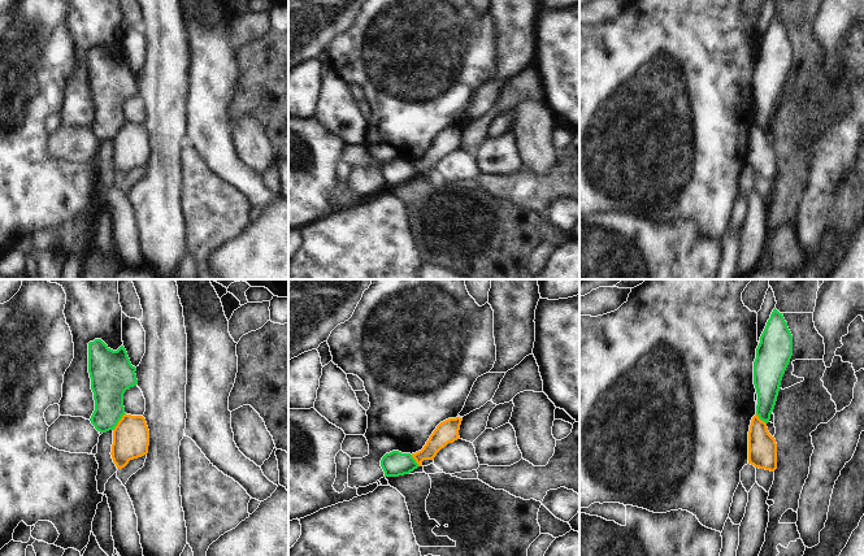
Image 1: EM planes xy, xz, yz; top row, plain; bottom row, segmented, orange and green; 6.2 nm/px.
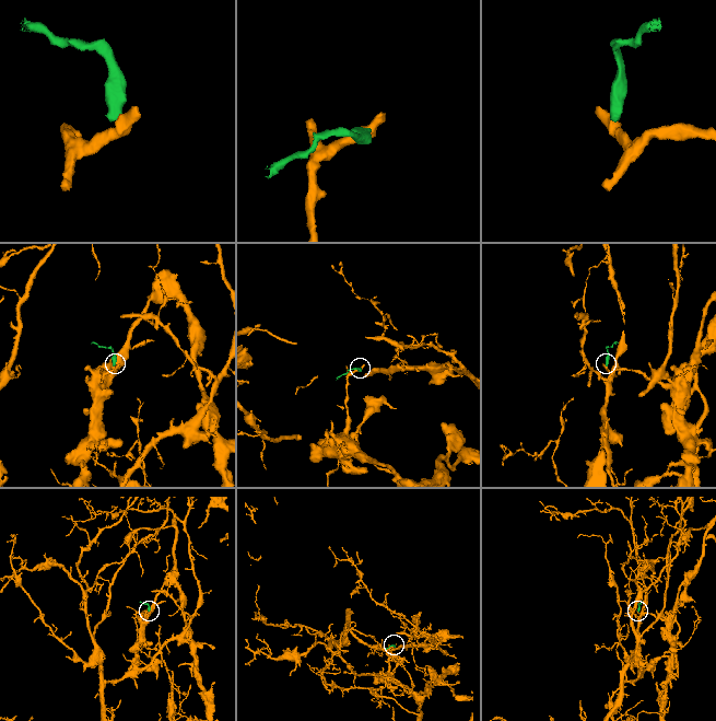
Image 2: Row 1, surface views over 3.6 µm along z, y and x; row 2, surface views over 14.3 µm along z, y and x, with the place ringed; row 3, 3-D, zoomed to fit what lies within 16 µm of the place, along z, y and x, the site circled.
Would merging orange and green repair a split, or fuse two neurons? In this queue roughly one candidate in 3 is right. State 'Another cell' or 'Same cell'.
Another cell

